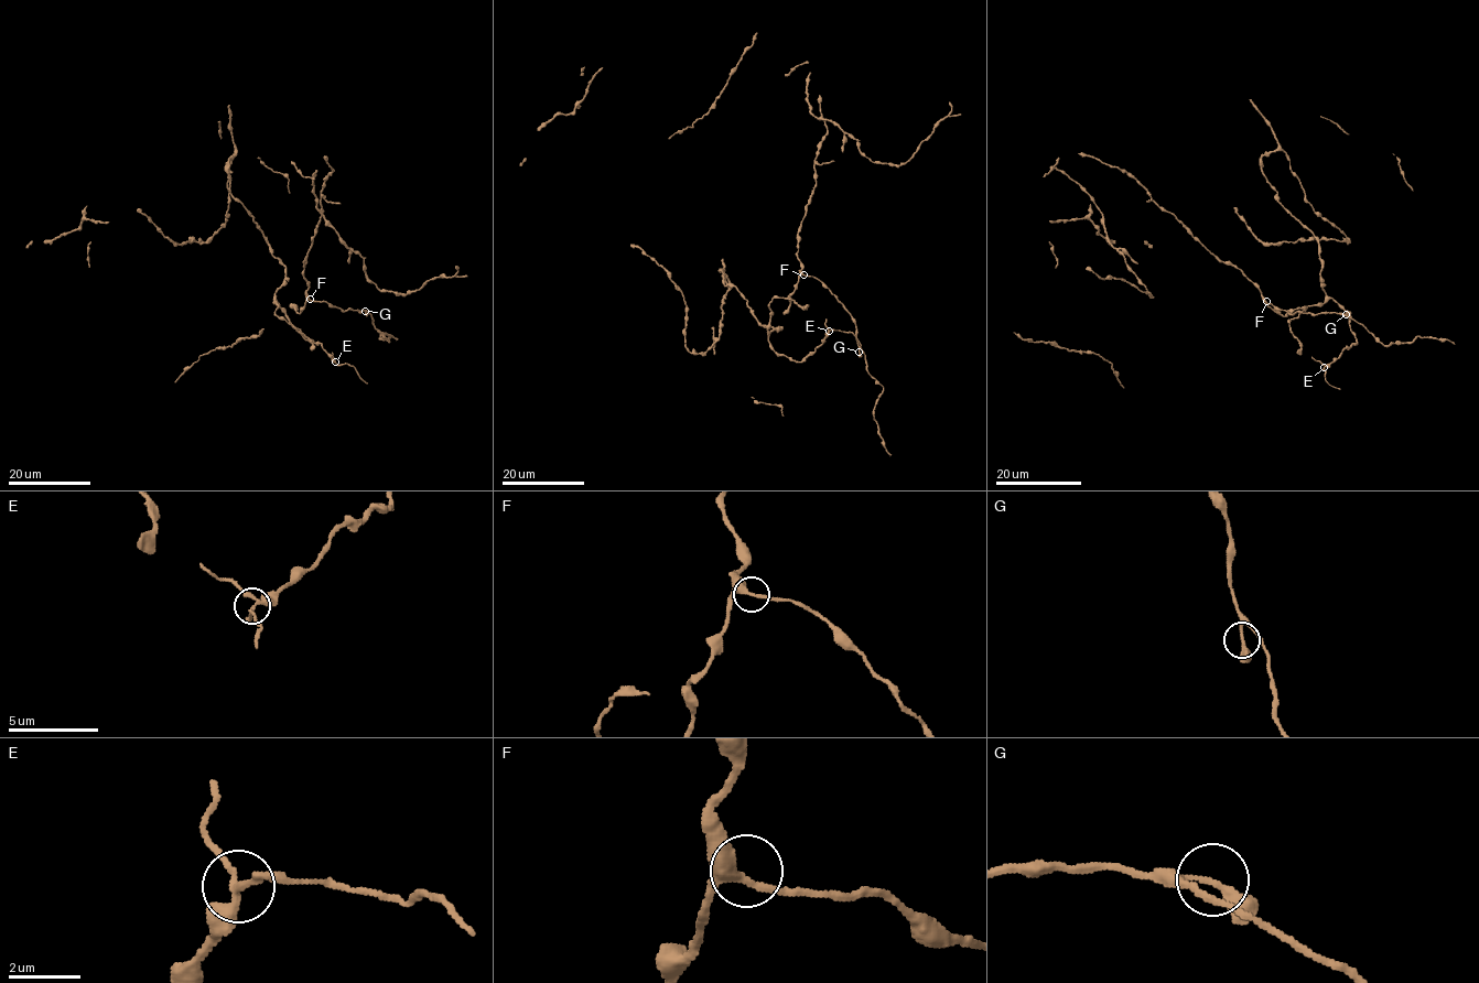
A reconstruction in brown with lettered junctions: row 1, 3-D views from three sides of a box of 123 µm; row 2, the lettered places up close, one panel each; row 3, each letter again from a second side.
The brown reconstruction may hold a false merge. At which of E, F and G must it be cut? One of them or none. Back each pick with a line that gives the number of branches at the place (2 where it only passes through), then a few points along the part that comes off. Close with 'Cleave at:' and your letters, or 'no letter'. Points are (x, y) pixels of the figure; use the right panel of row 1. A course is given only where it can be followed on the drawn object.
E: 3 | (1324, 367), (1325, 378), (1340, 389)
Cleave at: E

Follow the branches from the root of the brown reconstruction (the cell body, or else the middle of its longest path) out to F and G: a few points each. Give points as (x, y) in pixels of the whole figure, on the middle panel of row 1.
F: (783, 312), (790, 303), (798, 277), (803, 274)
G: (783, 312), (790, 303), (798, 277), (816, 277), (850, 314), (855, 325), (859, 352)

